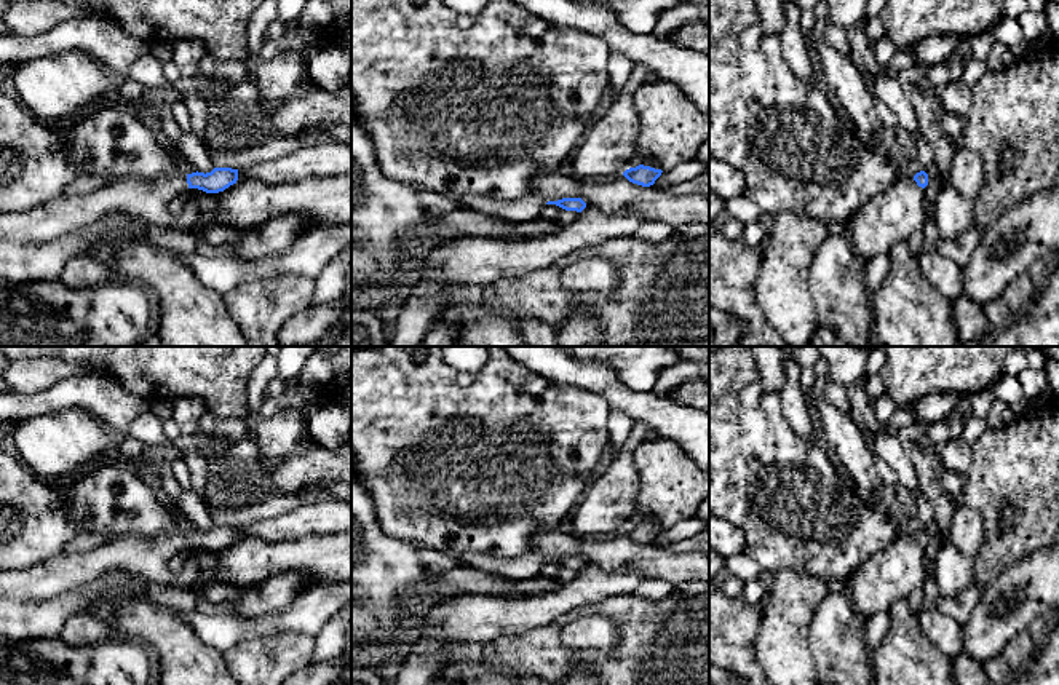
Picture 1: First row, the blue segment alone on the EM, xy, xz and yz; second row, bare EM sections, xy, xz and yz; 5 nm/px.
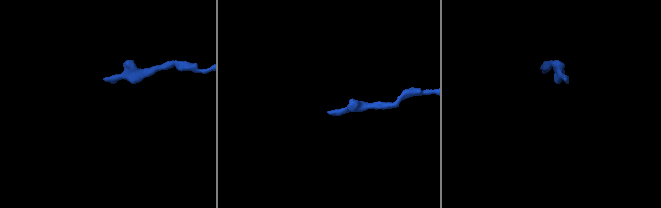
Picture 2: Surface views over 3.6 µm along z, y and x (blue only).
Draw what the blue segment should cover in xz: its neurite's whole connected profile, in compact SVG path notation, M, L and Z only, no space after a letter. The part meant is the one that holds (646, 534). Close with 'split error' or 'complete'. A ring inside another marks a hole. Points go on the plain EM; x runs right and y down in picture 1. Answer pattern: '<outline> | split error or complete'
M639 522L636 525L626 527L623 533L633 541L650 544L661 533L661 530L663 530L661 527Z | complete

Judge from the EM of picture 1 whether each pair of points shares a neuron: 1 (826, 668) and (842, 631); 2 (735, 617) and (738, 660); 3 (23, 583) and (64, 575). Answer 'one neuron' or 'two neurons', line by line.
1: one neuron
2: one neuron
3: one neuron

